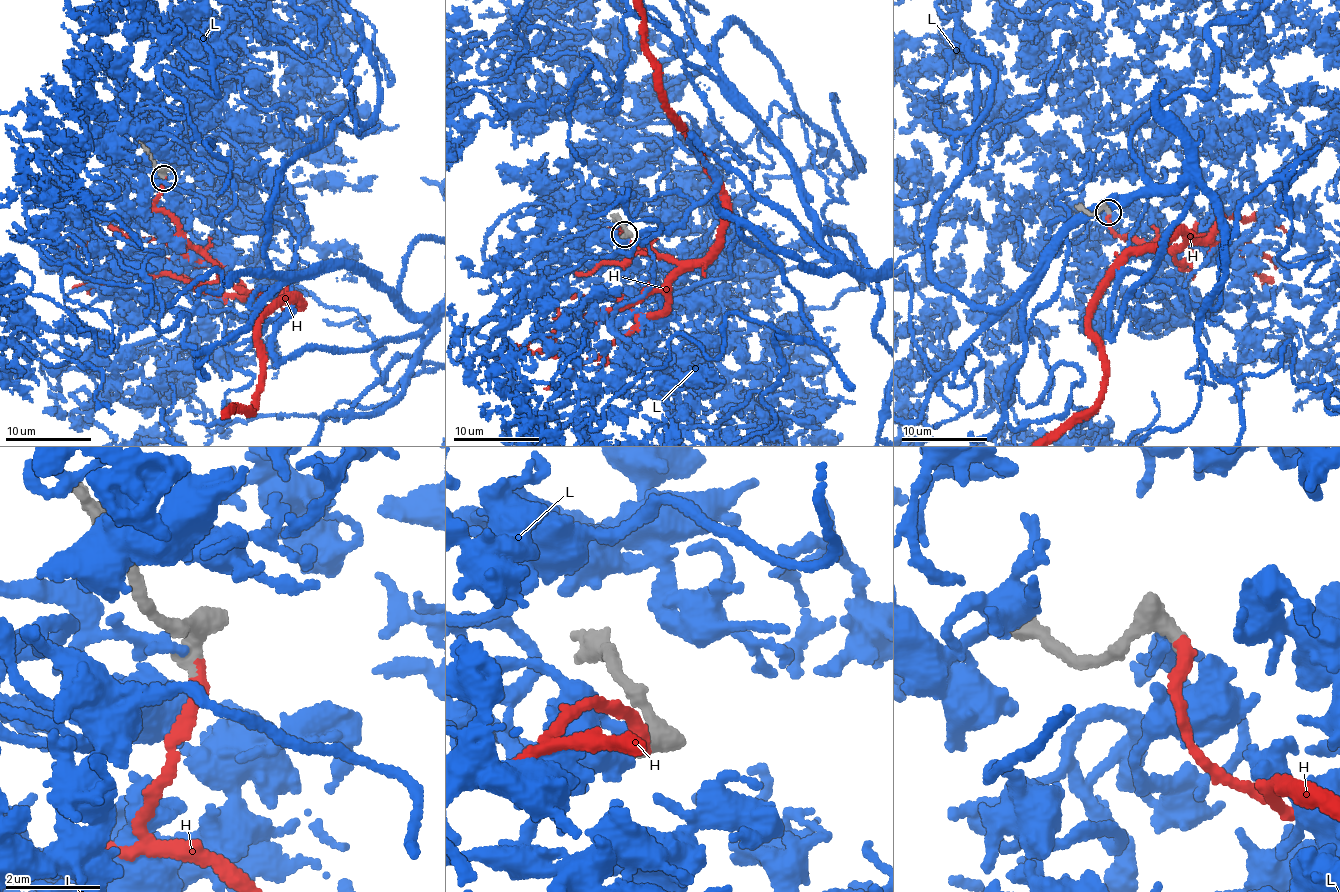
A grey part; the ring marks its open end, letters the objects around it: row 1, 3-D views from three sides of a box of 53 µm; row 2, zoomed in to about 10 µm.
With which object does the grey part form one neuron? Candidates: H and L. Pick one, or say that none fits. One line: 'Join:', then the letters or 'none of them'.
Join: H

